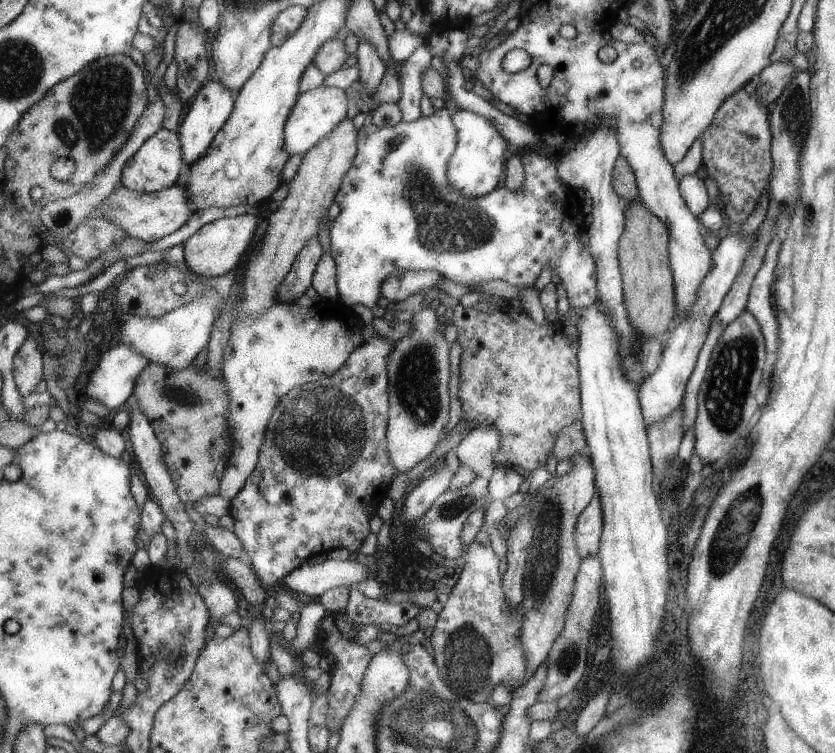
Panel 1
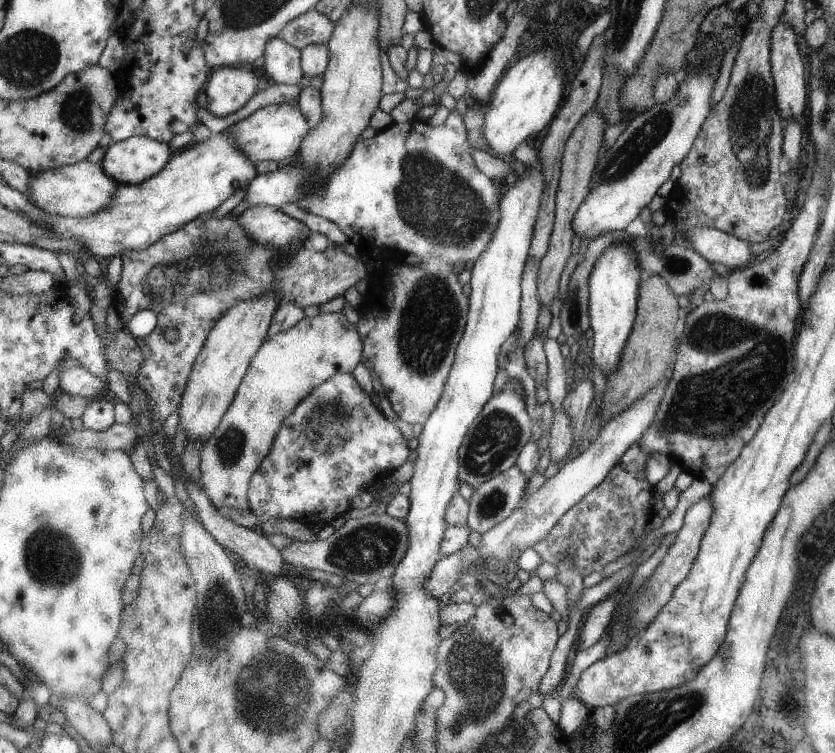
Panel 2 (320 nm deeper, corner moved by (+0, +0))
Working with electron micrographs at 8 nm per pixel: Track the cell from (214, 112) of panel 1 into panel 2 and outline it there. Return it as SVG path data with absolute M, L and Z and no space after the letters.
M223 67L211 73L205 86L211 115L229 116L243 108L259 92L259 76L253 67Z

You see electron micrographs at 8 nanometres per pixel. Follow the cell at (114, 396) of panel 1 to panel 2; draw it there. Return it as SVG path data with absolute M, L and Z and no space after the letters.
M85 366L62 368L59 372L60 388L72 395L81 395L90 400L99 399L109 392L107 382L91 374Z

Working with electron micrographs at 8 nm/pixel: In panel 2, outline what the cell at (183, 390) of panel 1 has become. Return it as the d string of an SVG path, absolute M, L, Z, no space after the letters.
M124 327L109 342L105 350L105 356L107 358L107 368L117 369L123 372L125 376L131 374L137 377L145 362L142 348L139 348L135 337L128 333Z

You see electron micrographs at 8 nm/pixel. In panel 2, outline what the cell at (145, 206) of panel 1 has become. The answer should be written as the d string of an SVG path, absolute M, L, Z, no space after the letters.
M82 160L70 165L40 172L38 175L28 176L30 183L26 197L29 201L41 207L51 215L79 217L85 219L97 215L108 207L114 199L114 192L118 190L118 182L113 180L102 167L101 163Z

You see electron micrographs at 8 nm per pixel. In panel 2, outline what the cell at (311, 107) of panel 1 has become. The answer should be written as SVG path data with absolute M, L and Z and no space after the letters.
M298 104L264 106L229 128L238 141L238 147L255 163L261 160L275 160L280 165L292 161L299 154L303 141L310 132L309 121Z

